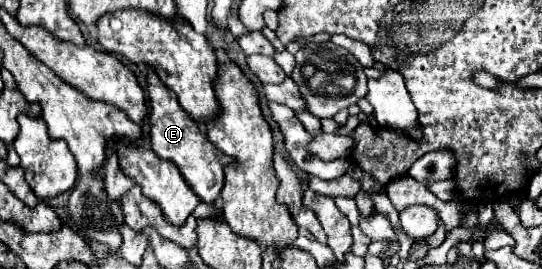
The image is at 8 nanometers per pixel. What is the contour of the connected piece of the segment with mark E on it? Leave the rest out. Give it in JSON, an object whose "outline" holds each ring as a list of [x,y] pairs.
{"outline":[[[152,68],[148,70],[148,94],[150,94],[150,144],[152,144],[152,150],[156,152],[158,158],[172,160],[178,166],[184,180],[188,182],[188,186],[194,190],[194,194],[202,202],[212,204],[224,188],[224,168],[228,164],[234,164],[236,160],[232,156],[220,154],[220,150],[216,150],[208,142],[208,138],[202,134],[200,126],[182,110],[176,94],[160,82],[160,78],[156,76],[156,72]]]}

